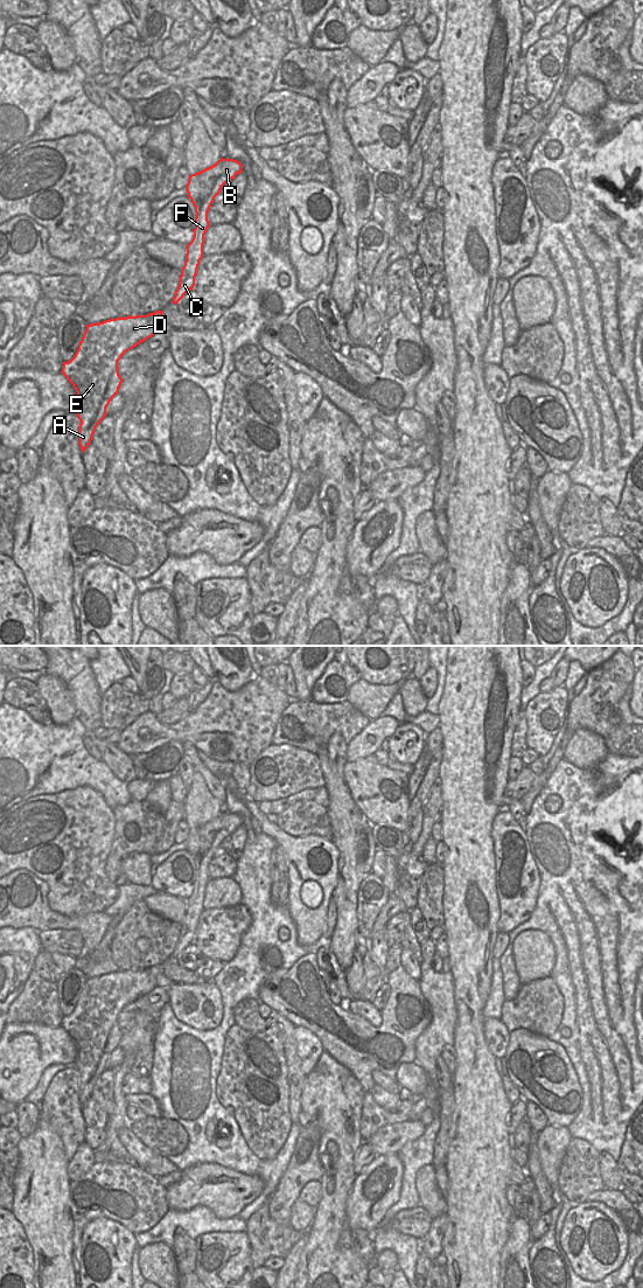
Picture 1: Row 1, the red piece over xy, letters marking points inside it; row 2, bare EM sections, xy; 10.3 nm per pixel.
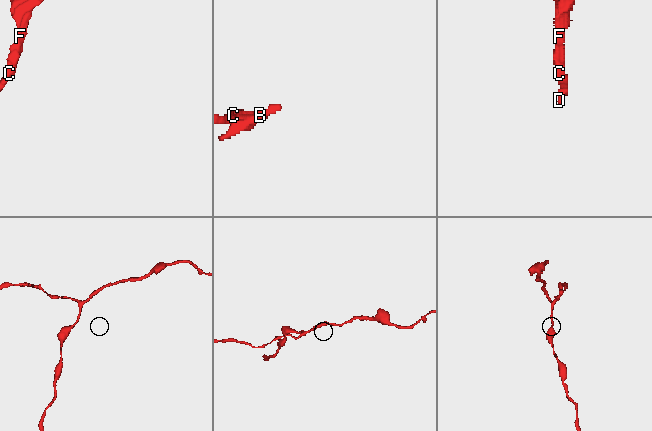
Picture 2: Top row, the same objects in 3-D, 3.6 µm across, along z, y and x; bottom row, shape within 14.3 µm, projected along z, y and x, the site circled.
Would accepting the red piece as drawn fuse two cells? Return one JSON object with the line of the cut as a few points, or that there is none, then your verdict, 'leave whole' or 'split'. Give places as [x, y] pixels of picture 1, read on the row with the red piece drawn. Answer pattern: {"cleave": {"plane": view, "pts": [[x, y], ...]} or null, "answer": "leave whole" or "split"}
{"cleave": null, "answer": "leave whole"}

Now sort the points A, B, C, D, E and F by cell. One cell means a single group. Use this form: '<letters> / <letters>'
A B C D E F

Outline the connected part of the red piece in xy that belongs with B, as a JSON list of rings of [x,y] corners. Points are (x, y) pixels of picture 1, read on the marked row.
[[[221,159],[215,165],[190,174],[186,190],[195,207],[195,229],[191,242],[186,245],[186,262],[172,304],[176,305],[194,288],[200,260],[203,258],[204,235],[210,227],[208,211],[222,187],[242,173],[242,163],[233,159]]]

